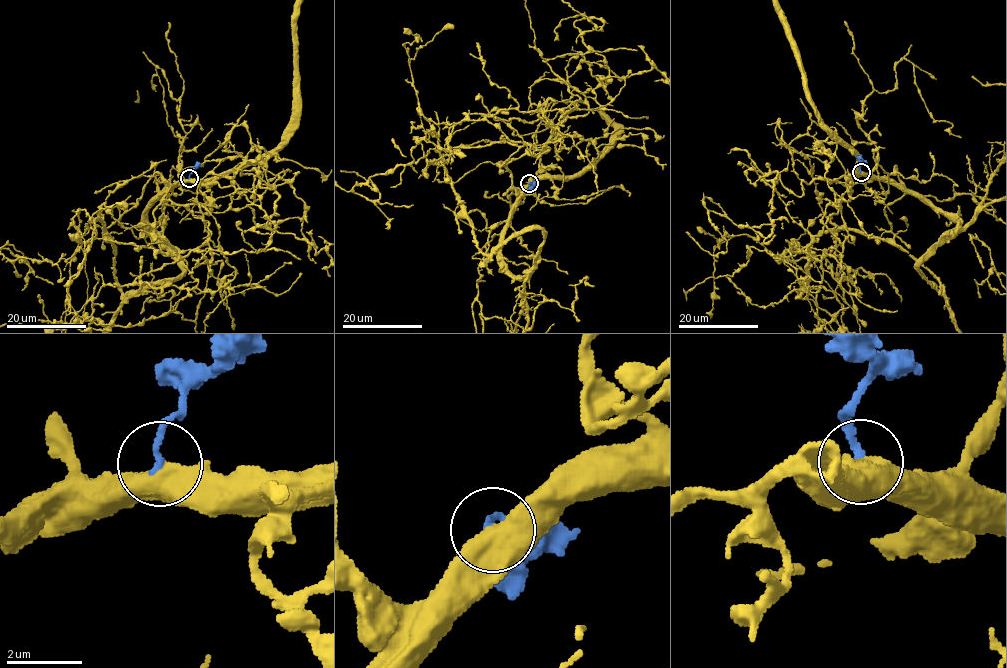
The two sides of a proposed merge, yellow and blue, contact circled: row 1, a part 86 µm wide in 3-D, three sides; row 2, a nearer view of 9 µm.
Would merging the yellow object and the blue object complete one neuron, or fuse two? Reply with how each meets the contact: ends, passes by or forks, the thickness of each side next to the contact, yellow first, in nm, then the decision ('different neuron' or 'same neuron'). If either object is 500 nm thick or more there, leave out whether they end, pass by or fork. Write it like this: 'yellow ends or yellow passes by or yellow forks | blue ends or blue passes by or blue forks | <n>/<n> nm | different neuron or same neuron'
750/190 nm | different neuron

